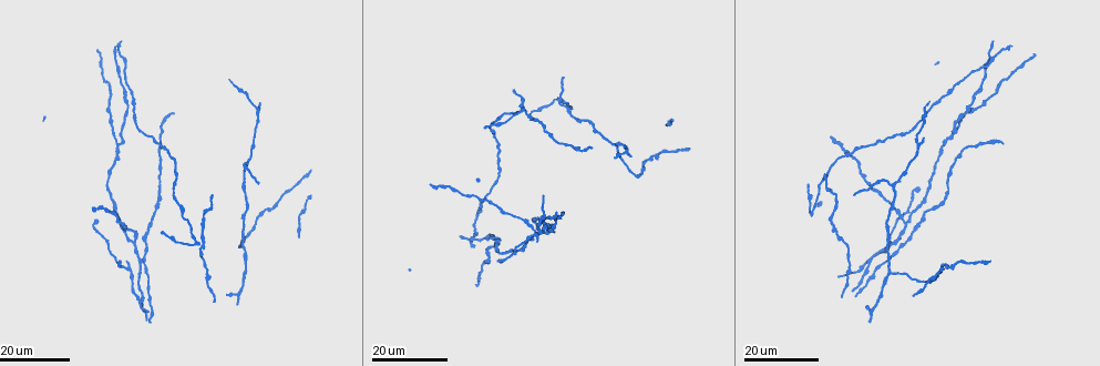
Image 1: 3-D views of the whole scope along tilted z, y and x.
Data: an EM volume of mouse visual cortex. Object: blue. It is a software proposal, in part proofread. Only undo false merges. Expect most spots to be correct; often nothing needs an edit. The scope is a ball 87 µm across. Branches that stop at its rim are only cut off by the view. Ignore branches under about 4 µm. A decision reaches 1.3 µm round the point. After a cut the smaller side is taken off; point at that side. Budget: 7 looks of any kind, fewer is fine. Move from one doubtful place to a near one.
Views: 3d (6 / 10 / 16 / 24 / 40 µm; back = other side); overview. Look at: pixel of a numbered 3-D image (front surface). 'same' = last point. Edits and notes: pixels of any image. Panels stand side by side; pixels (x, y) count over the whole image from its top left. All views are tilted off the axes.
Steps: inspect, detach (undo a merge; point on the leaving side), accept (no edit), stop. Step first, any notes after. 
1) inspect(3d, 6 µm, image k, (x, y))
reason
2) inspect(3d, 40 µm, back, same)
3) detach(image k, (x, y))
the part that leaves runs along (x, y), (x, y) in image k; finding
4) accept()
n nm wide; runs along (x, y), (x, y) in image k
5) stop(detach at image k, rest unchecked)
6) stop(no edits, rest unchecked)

inspect(3d, 24 µm, image 1, (116, 146))
three arms meet

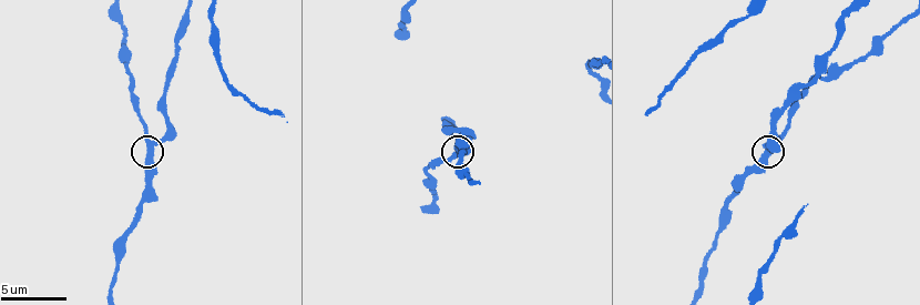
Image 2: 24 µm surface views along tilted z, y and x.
inspect(3d, 10 µm, image 2, (146, 142))
zoom in

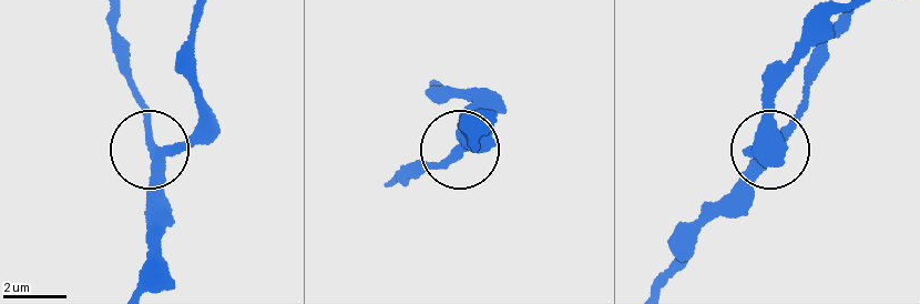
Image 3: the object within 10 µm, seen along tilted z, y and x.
accept()
runs along (196, 21), (197, 119), (173, 142), (147, 144), (123, 51) in image 3; continuous, no second cell

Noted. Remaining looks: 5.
inspect(3d, 16 µm, image 1, (981, 67))
branch point

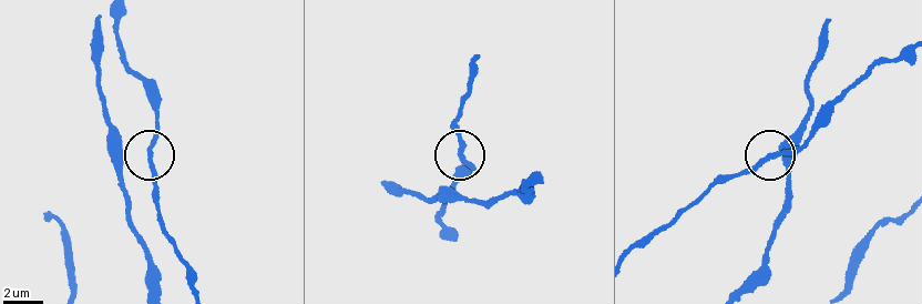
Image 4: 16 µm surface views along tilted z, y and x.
inspect(3d, 10 µm, image 4, (464, 161))
closer look

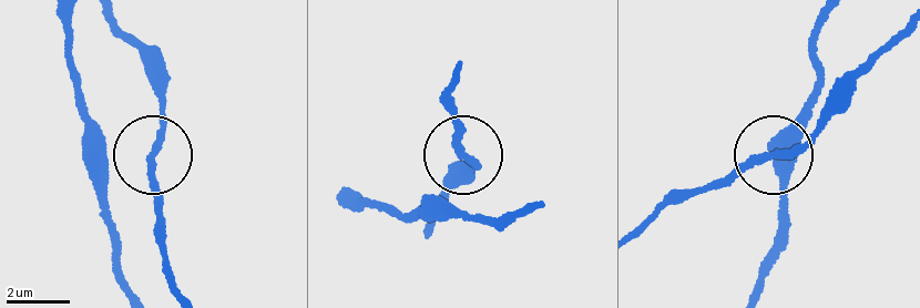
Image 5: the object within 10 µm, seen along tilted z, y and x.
accept()
160 nm wide; runs along (642, 229), (841, 111) in image 5; all the same cell

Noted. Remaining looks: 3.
inspect(3d, 24 µm, image 1, (865, 271))

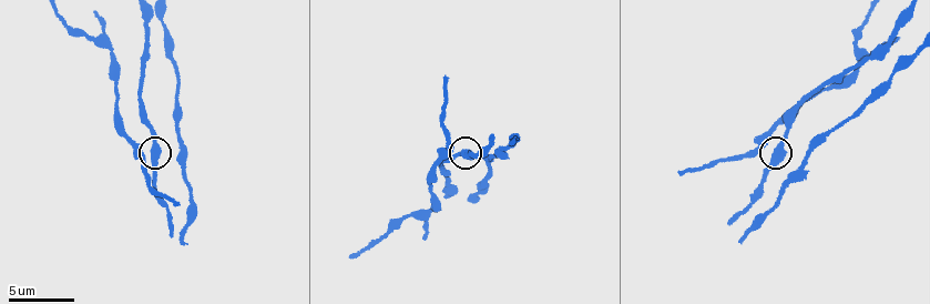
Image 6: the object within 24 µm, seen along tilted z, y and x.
inspect(3d, 10 µm, image 6, (154, 154))

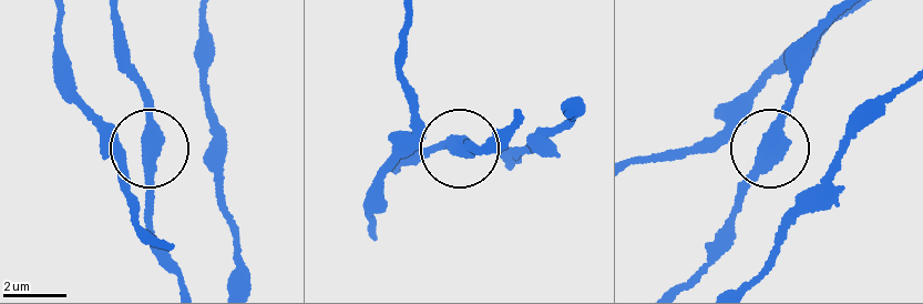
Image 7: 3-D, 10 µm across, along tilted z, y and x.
accept()
350 nm wide; continuous, no second cell

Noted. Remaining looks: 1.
stop(no edits, rest unchecked)

